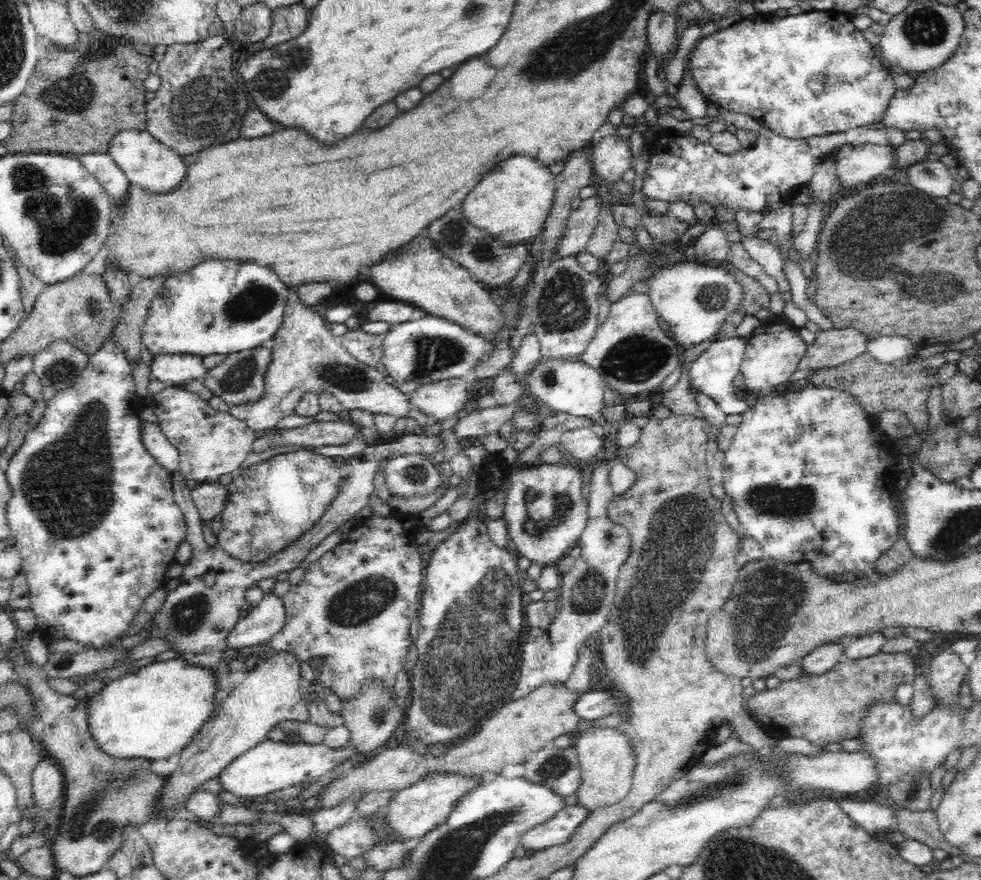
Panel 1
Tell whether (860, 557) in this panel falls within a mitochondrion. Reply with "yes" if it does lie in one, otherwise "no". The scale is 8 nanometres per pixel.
no

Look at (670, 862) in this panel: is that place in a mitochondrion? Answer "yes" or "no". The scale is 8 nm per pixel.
no

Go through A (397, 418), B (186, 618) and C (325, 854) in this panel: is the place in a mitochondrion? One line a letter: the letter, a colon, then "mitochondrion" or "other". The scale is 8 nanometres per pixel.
A: other
B: mitochondrion
C: other

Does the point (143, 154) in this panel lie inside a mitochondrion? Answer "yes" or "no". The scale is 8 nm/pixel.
no

